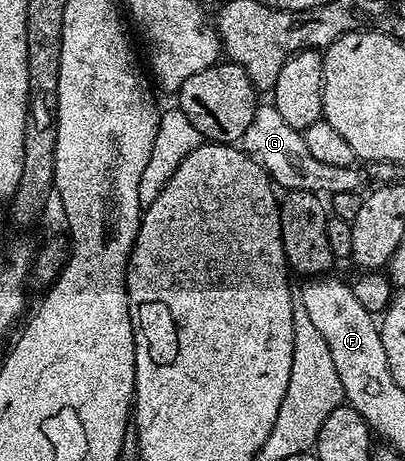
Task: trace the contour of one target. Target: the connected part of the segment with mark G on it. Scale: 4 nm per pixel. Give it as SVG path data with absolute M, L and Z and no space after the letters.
M262 103L256 116L248 125L248 131L240 141L240 146L247 155L253 157L266 172L277 188L284 191L304 191L317 195L333 195L336 192L352 192L361 188L362 179L358 169L348 166L326 165L319 161L308 150L301 131L285 121L272 103Z

